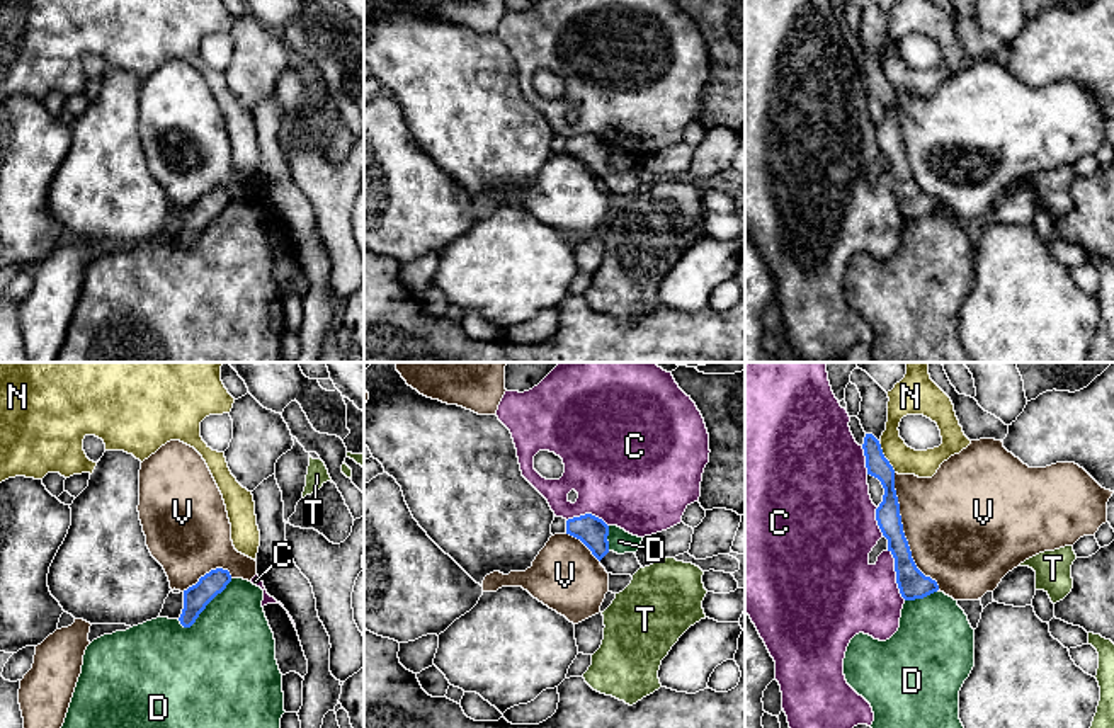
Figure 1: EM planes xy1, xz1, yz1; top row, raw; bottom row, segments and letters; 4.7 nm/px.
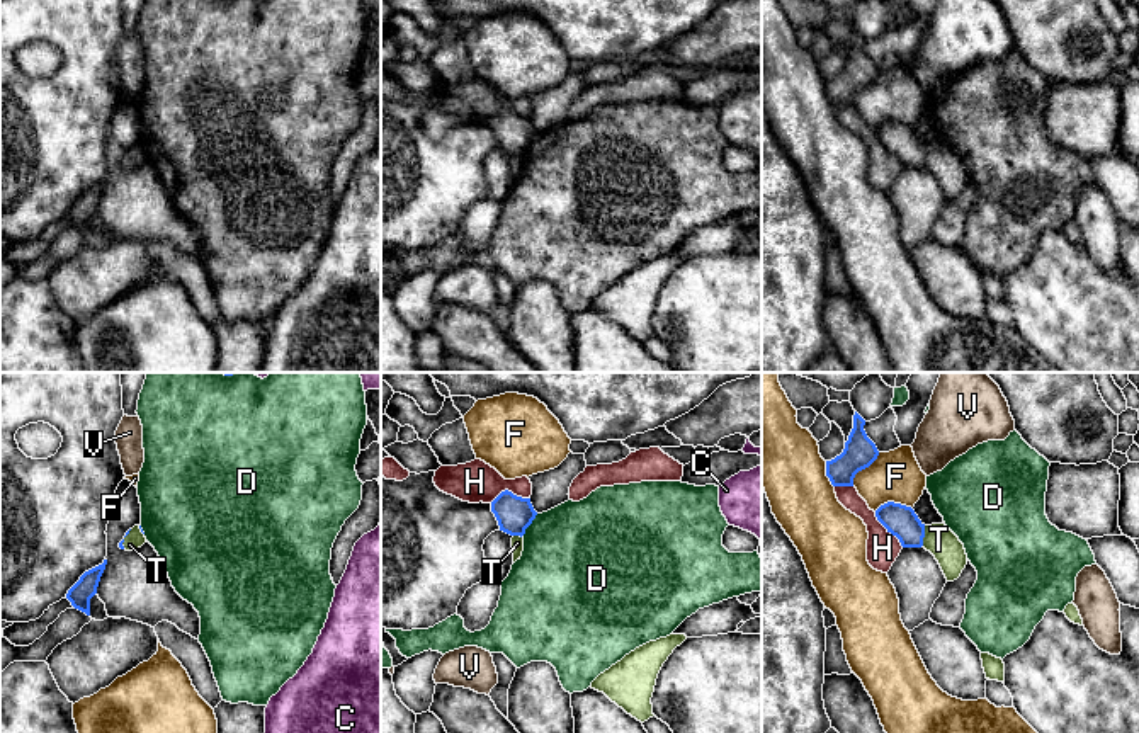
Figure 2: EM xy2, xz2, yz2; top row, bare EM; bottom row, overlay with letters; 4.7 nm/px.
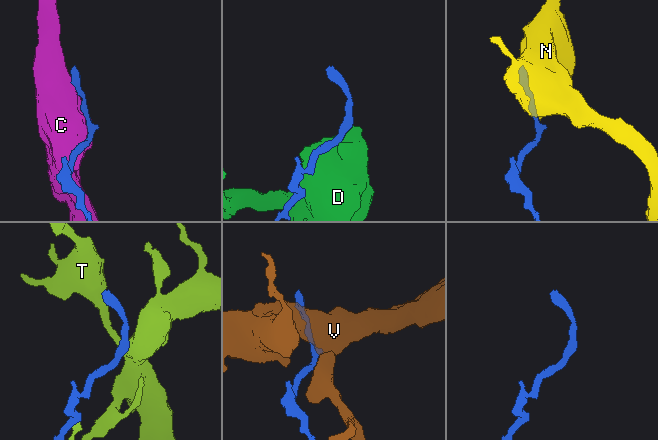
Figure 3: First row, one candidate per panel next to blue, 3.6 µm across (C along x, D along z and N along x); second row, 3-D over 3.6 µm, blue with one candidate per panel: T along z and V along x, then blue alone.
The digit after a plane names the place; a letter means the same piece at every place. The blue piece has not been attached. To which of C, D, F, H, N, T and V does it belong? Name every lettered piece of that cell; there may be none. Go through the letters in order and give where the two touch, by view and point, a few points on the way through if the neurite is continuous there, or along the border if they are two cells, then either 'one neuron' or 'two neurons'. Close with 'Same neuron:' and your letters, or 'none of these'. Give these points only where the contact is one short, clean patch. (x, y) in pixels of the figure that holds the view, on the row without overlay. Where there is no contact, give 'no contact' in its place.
C: yz1 (897, 194) | two neurons
D: xy1 (204, 227) | two neurons
F: yz2 (862, 87) | two neurons
H: xz2 (509, 111) | two neurons
N: yz1 (885, 77) | two neurons
T: yz2 (923, 155) | two neurons
V: yz1 (903, 152) | two neurons
Same neuron: none of these

